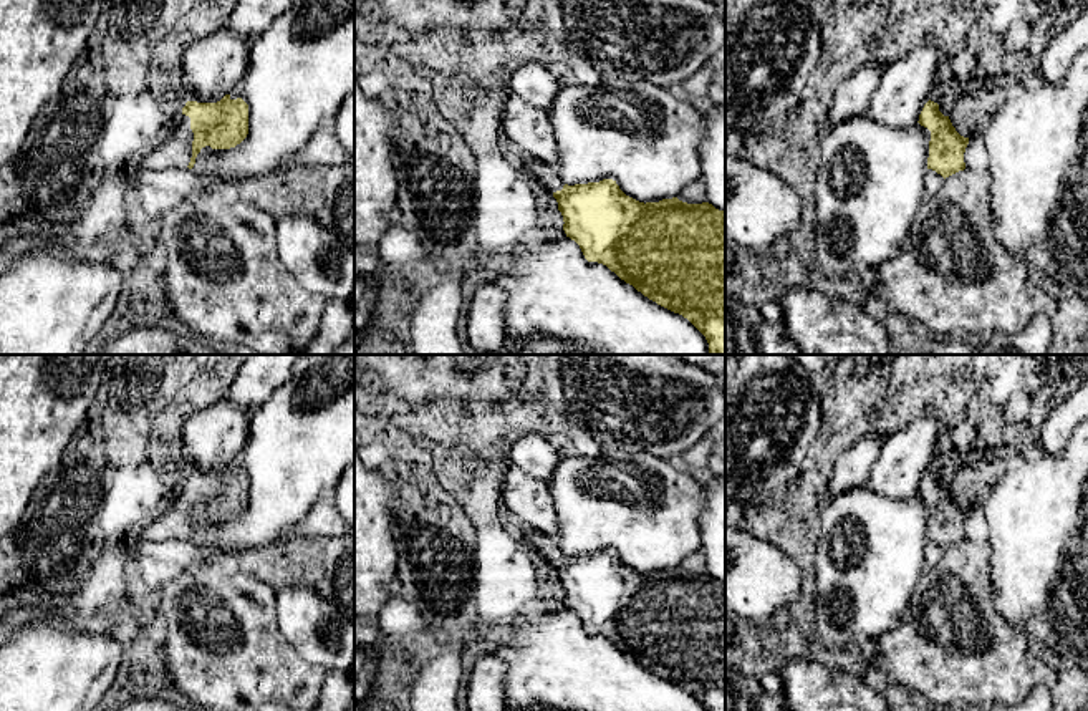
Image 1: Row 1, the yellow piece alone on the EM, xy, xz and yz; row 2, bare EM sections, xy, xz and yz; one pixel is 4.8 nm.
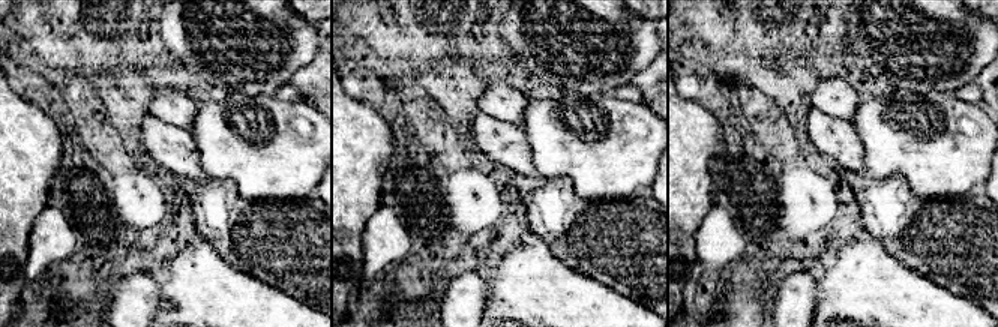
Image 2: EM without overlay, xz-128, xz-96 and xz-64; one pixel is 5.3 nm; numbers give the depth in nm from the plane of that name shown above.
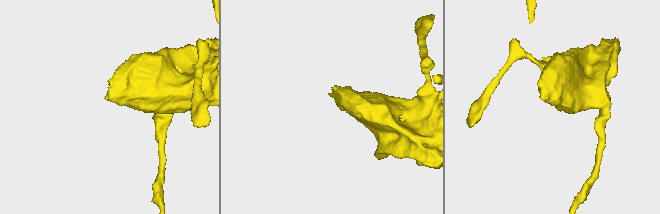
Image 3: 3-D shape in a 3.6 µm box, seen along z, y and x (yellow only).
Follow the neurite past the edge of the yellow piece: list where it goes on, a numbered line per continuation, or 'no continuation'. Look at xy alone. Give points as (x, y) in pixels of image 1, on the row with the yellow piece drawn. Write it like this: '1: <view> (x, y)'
1: xy (176, 151)

